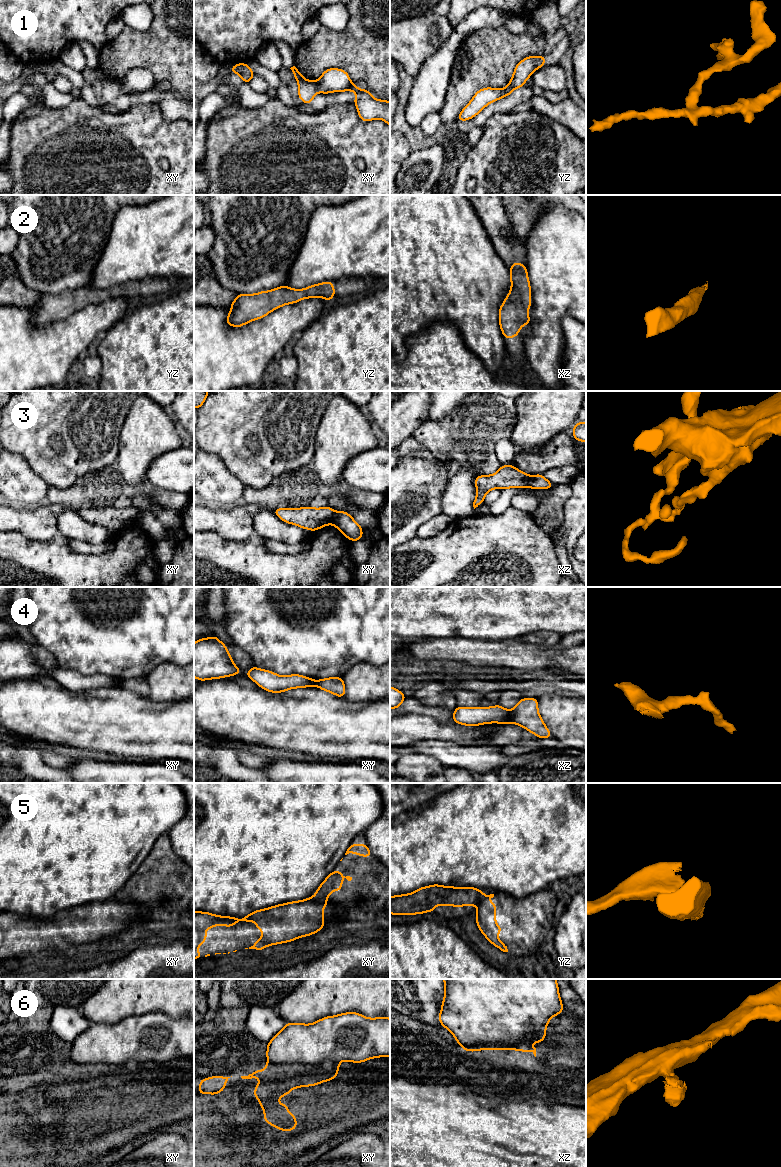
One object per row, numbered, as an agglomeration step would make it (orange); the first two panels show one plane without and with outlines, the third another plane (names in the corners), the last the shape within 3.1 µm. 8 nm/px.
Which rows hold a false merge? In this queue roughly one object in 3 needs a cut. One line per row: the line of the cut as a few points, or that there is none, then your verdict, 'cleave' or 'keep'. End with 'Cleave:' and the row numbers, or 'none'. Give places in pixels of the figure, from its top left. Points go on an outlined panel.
1: cut in xy along (313, 81), (319, 91); cleave
2: no cut; keep
3: cut in xy along (335, 512), (331, 523); cleave
4: cut in xz along (510, 710), (512, 722); cleave
5: cut in xy along (313, 896), (325, 901); cleave
6: cut in xz along (456, 1039), (471, 1046), (499, 1044), (513, 1047), (527, 1043); cleave
Cleave: 1, 3, 4, 5, 6

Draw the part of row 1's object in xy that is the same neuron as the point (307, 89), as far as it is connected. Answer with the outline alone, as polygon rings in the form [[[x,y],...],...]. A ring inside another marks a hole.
[[[312,80],[298,81],[298,97],[306,104],[310,104],[319,92],[316,84]]]

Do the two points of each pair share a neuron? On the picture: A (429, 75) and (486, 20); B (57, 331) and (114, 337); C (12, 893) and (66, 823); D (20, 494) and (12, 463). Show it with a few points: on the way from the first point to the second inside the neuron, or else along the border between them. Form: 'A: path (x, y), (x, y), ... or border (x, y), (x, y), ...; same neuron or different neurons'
A: path (444, 58), (456, 38), (469, 25); same neuron
B: border (124, 316), (106, 331); different neurons
C: path (13, 876), (49, 840); same neuron
D: path (20, 486), (16, 471); same neuron

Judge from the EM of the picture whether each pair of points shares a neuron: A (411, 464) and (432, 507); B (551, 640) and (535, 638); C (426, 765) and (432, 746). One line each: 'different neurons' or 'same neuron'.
A: same neuron
B: same neuron
C: different neurons

